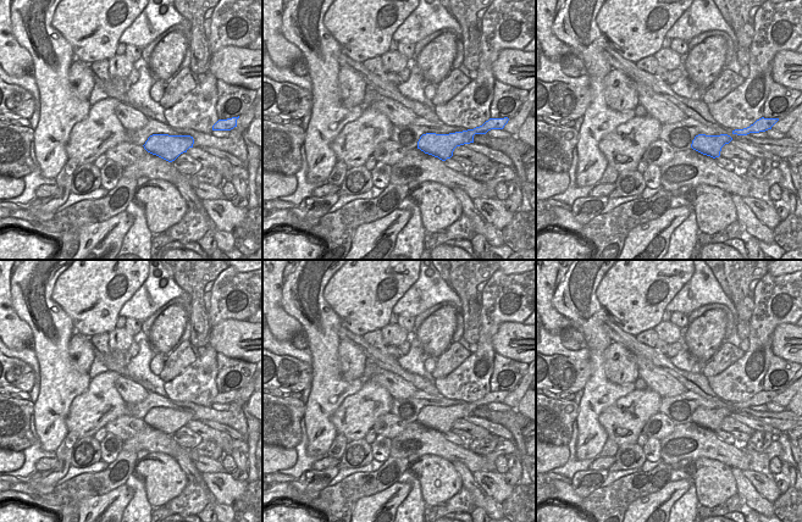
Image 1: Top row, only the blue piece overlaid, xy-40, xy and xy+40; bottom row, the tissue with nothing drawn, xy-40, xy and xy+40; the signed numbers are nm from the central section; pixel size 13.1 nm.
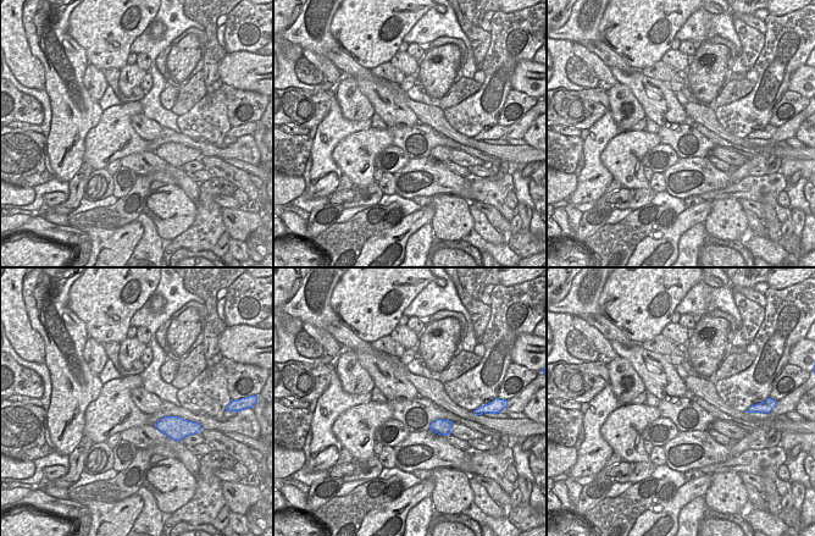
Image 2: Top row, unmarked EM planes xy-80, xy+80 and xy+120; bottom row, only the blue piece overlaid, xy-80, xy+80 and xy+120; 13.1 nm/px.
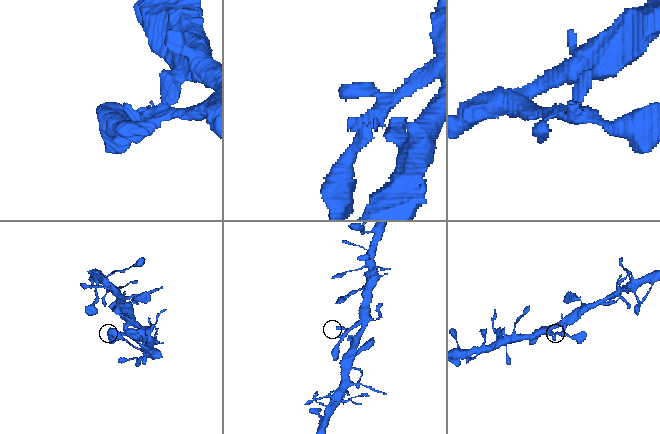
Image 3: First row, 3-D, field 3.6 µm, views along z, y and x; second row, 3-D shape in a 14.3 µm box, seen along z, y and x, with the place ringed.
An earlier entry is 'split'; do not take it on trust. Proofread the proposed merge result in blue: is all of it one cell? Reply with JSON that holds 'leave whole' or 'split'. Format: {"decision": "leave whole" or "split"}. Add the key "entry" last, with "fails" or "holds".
{"decision": "leave whole", "entry": "fails"}

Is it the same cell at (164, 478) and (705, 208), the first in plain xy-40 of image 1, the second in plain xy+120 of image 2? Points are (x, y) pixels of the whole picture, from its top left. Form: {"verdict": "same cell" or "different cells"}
{"verdict": "different cells"}

